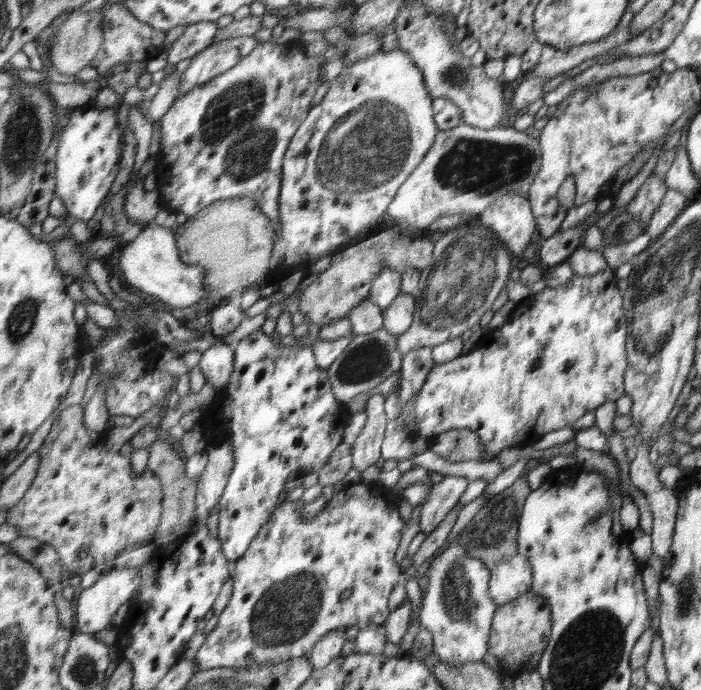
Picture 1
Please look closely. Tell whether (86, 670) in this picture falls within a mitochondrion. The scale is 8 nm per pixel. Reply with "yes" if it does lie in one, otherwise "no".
yes

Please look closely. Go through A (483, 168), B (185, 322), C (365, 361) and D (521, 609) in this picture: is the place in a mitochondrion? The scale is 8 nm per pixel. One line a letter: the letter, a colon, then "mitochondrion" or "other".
A: mitochondrion
B: other
C: mitochondrion
D: other

